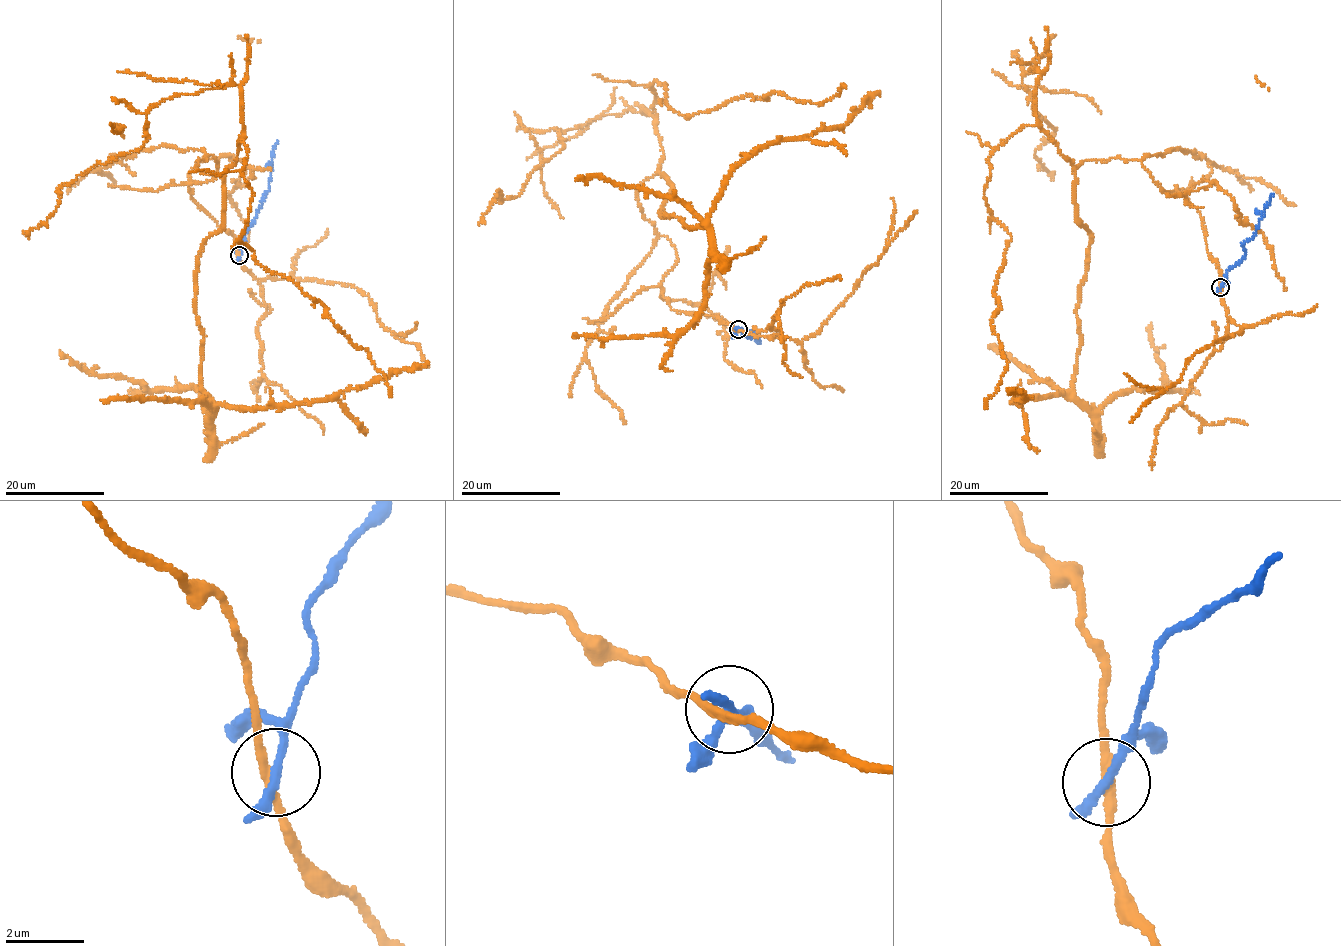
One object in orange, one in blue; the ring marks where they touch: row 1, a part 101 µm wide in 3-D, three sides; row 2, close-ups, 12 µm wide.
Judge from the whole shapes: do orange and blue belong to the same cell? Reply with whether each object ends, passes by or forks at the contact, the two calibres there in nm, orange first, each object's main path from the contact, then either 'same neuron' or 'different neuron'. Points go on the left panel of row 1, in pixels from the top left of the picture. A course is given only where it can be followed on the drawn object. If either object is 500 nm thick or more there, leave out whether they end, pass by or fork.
orange passes by | blue passes by | 220/200 nm | orange via (238, 256), (189, 189), (209, 155), (216, 405), (429, 361) | blue via (240, 256), (243, 236), (268, 189), (272, 153), (276, 141) | different neuron

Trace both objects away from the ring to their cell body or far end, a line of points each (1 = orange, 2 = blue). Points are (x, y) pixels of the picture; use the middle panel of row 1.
1: (737, 329), (664, 298), (677, 263), (638, 187), (663, 174), (661, 213), (693, 230), (739, 164), (880, 93)
2: (738, 329), (750, 338), (752, 331), (759, 342)

